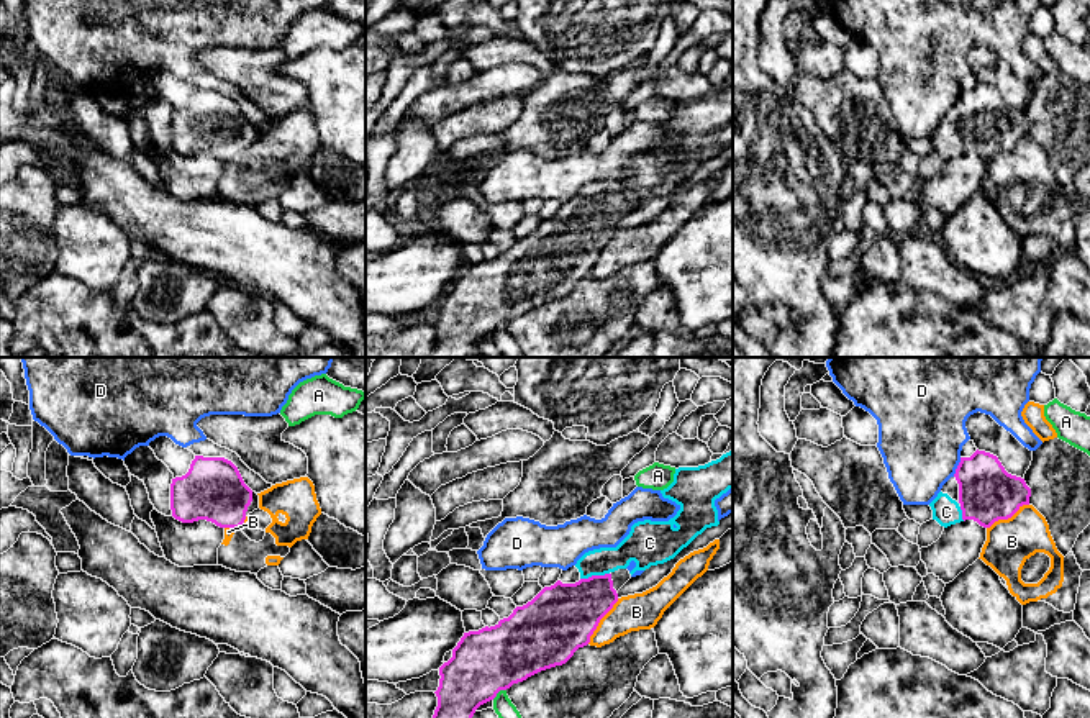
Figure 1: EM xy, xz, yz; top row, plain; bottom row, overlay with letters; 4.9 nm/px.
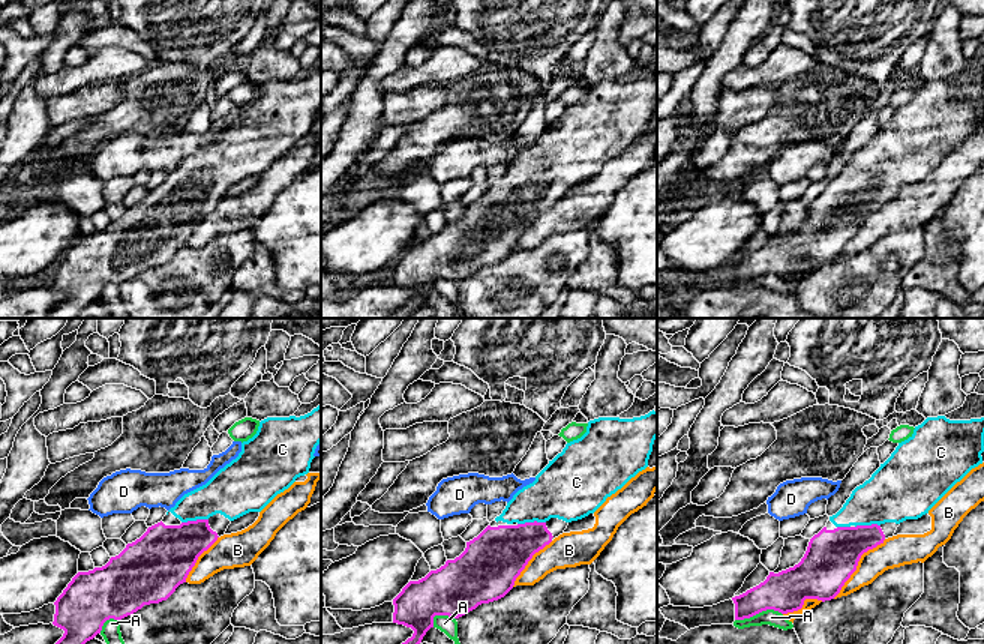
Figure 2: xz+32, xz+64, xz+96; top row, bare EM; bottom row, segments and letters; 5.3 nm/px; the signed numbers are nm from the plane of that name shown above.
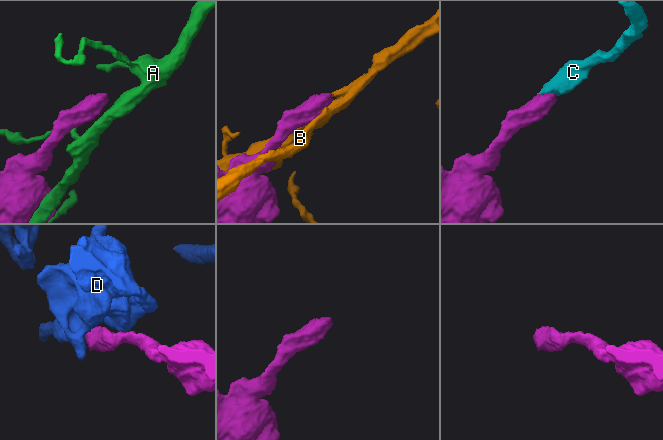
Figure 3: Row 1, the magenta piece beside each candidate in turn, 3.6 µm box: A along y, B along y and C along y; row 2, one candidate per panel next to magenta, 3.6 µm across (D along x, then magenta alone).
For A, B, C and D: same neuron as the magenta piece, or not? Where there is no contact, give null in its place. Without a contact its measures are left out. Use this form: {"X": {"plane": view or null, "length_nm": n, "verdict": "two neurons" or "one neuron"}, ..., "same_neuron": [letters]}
{"A": {"plane": "xz", "length_nm": 90, "verdict": "two neurons"}, "B": {"plane": "xz", "length_nm": 280, "verdict": "two neurons"}, "C": {"plane": "xz", "length_nm": 150, "verdict": "one neuron"}, "D": {"plane": "yz", "length_nm": 100, "verdict": "two neurons"}, "same_neuron": ["C"]}

